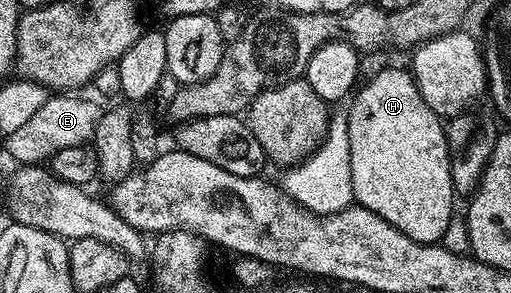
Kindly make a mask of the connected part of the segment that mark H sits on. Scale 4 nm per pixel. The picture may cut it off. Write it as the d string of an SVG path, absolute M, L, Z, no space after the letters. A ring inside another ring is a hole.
M391 67L388 71L377 72L365 83L354 92L350 100L351 107L347 111L347 158L353 181L354 202L377 213L413 241L438 244L449 221L456 214L457 198L449 169L444 120L433 113L429 105L425 105L425 97L421 97L410 70L398 71Z

